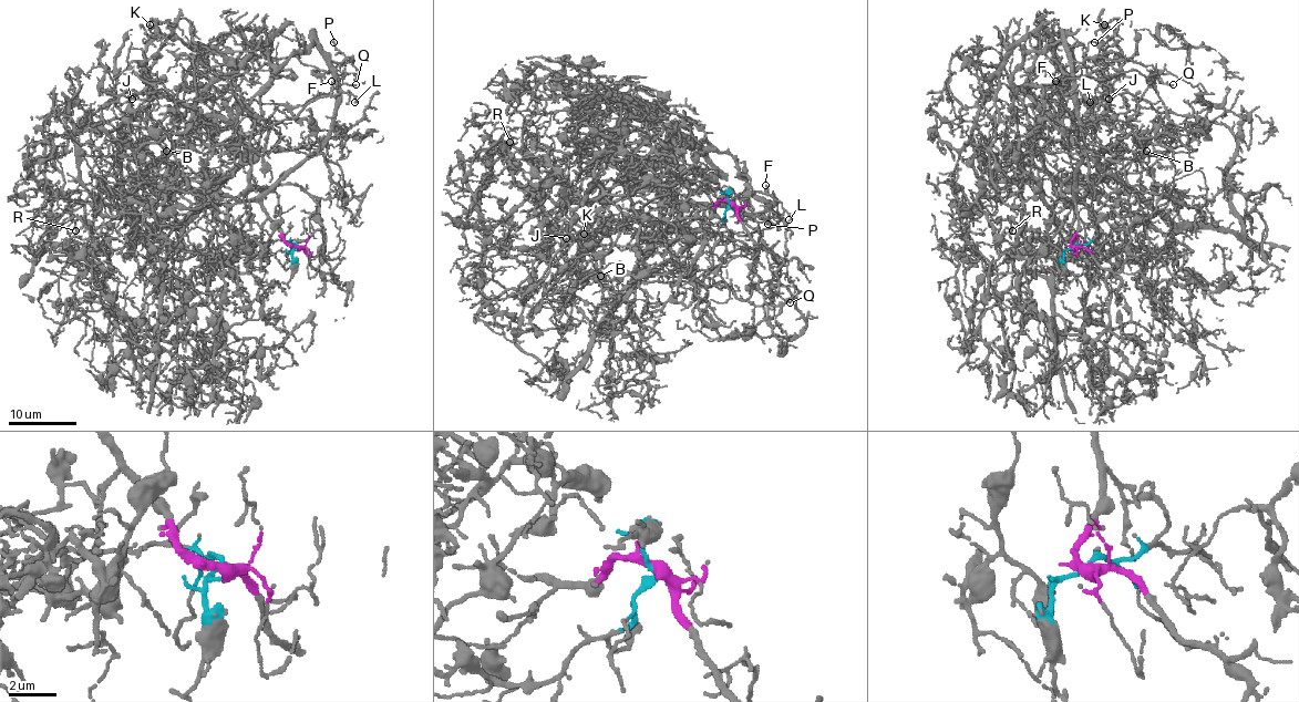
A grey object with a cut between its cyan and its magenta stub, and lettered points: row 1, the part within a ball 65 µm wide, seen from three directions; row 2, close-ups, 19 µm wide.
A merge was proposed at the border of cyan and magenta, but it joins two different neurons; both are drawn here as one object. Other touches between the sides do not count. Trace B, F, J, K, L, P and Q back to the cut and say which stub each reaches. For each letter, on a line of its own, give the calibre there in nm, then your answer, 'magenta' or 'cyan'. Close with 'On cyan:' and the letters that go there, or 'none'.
B: 120 nm | cyan
F: 110 nm | magenta
J: 120 nm | cyan
K: 110 nm | cyan
L: 280 nm | magenta
P: 130 nm | magenta
Q: 120 nm | magenta
On cyan: B, J, K

